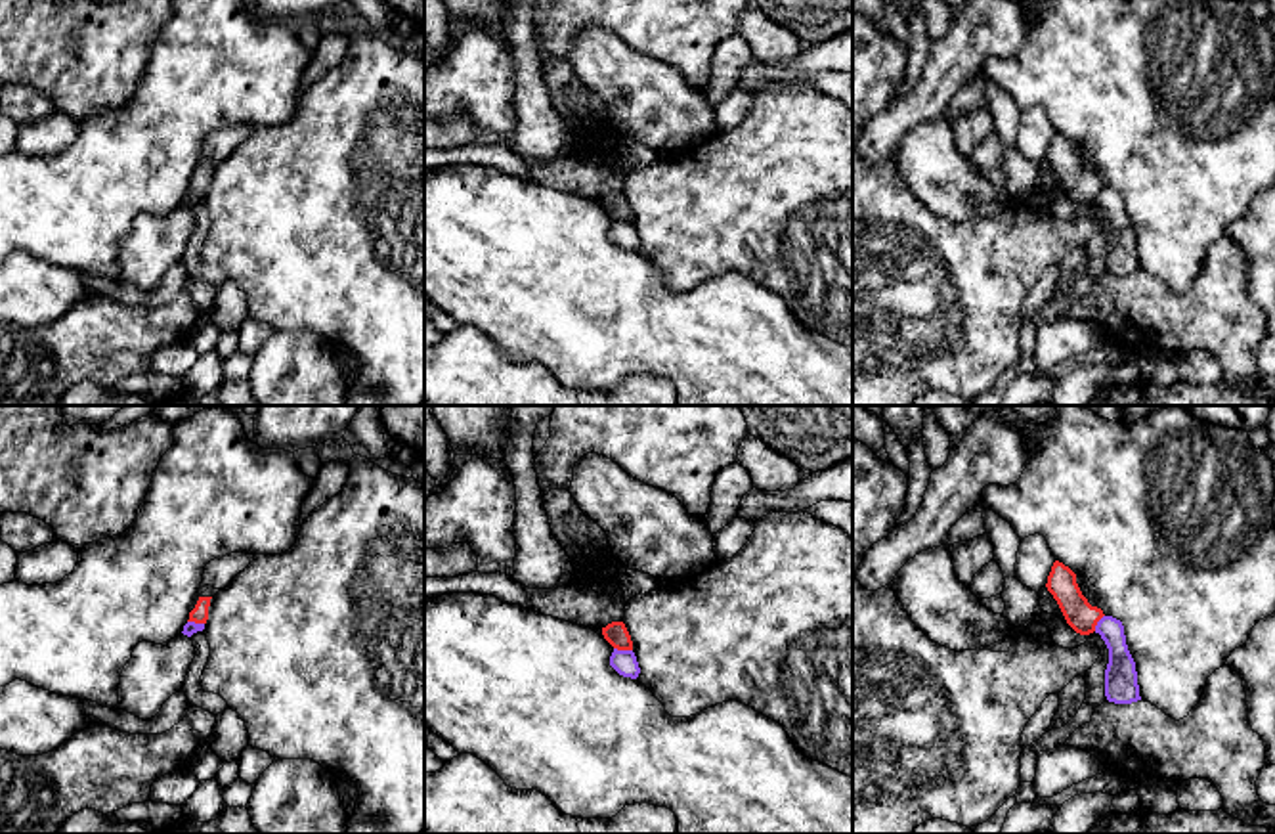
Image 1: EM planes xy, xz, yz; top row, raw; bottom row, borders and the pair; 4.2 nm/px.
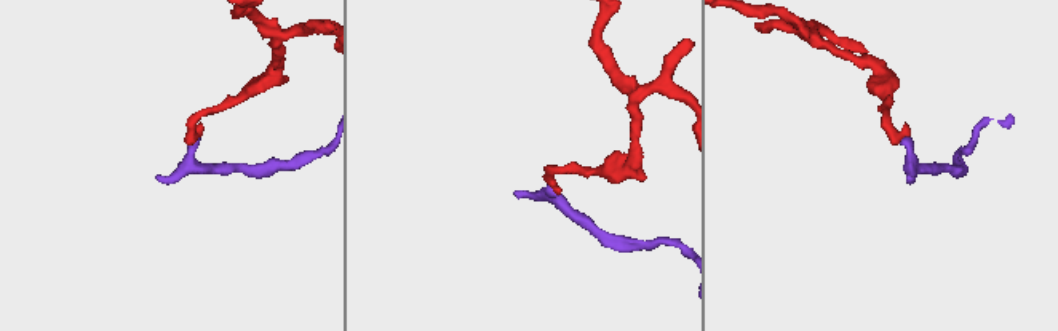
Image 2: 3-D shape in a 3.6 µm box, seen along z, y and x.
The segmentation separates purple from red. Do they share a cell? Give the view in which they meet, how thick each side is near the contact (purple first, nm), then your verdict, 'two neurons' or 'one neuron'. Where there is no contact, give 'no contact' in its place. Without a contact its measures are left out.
xz | 100/100 nm | two neurons

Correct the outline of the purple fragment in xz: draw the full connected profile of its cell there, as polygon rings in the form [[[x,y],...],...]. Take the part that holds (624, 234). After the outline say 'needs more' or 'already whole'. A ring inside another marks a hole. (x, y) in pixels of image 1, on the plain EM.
[[[614,220],[610,228],[610,237],[623,249],[637,251],[640,245],[640,239],[633,222]]]; already whole

